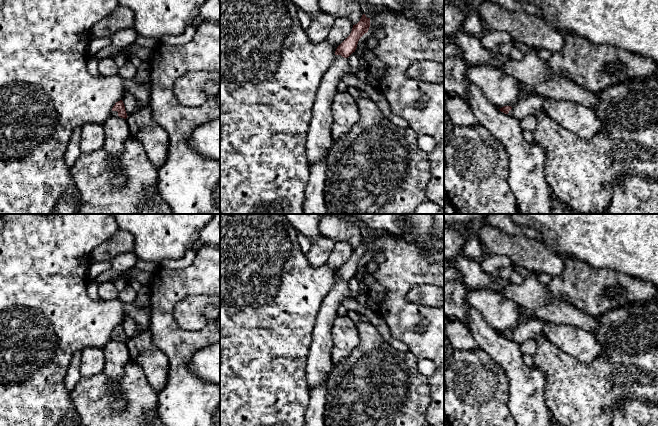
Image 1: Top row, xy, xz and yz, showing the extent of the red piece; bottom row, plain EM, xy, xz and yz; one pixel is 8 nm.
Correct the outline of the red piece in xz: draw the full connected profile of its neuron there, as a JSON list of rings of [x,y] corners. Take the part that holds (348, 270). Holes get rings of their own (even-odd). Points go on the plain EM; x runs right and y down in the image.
[[[363,238],[360,245],[353,249],[350,259],[337,271],[335,285],[320,306],[306,362],[307,384],[310,391],[321,385],[333,369],[332,328],[337,310],[344,299],[351,298],[348,281],[355,276],[359,263],[368,256],[369,251],[370,242]]]

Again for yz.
[[[528,318],[525,322],[520,323],[514,330],[504,330],[499,334],[505,338],[521,344],[528,339],[537,340],[541,334],[545,334],[547,322],[542,319]]]

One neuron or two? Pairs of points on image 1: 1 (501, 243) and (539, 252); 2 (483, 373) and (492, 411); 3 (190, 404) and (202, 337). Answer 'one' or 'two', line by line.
1: one
2: one
3: one

